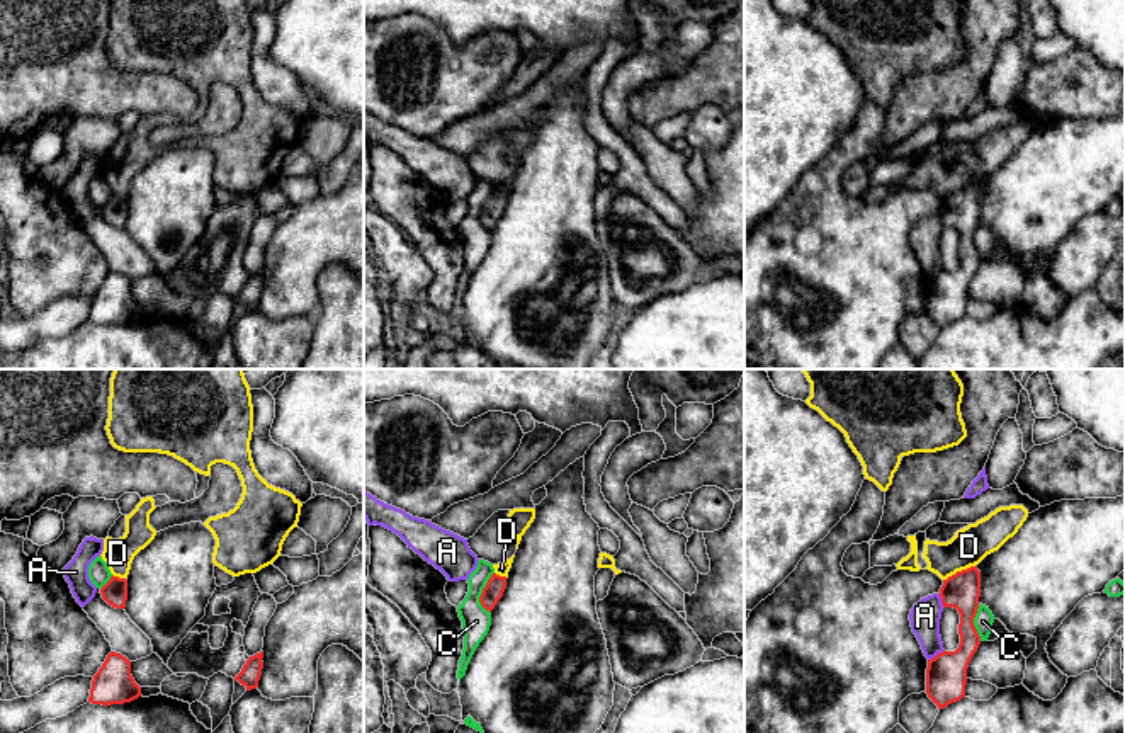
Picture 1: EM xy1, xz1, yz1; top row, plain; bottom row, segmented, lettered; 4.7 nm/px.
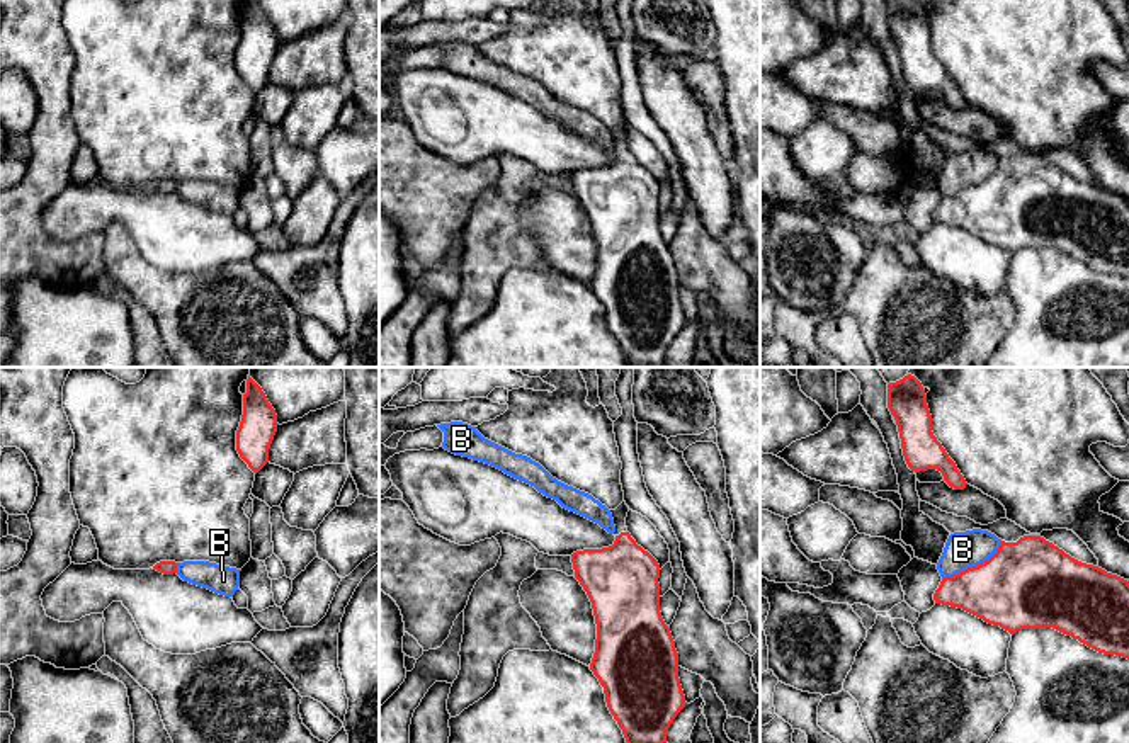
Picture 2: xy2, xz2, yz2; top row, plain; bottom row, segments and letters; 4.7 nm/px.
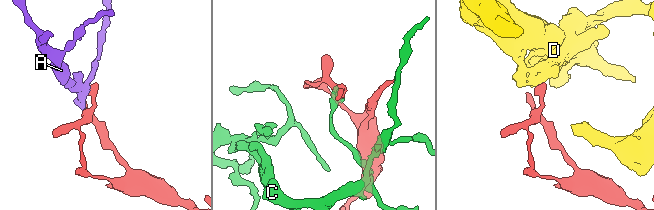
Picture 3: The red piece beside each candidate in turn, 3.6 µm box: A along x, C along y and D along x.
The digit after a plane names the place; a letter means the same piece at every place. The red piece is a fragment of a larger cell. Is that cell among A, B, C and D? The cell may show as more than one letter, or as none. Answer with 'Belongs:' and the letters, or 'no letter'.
Belongs: no letter

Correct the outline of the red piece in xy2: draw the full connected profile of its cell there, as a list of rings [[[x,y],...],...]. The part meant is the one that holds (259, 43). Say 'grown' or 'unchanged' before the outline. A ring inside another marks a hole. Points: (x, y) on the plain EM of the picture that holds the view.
unchanged; [[[247,0],[243,34],[236,49],[236,70],[257,94],[269,82],[269,68],[277,51],[277,34],[255,0]]]

